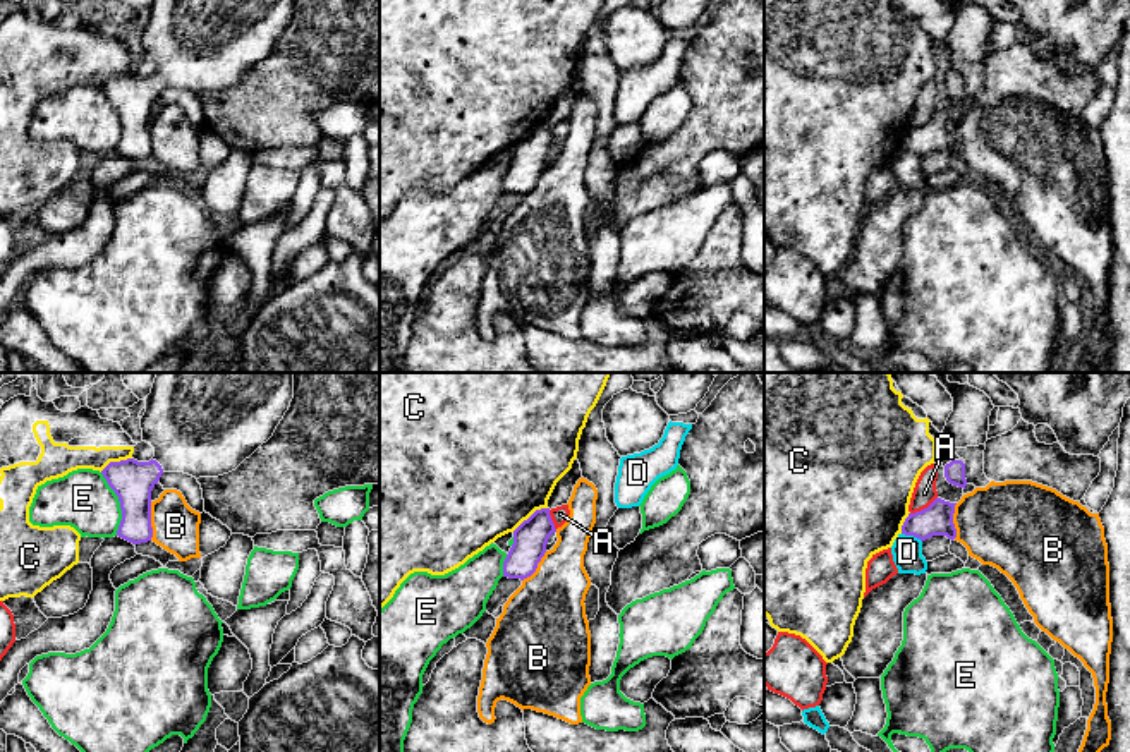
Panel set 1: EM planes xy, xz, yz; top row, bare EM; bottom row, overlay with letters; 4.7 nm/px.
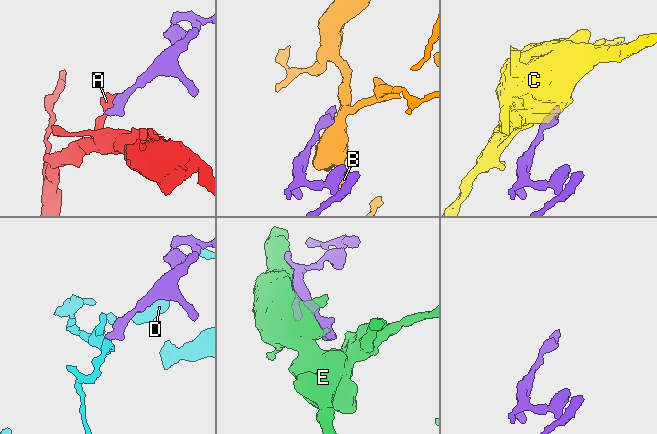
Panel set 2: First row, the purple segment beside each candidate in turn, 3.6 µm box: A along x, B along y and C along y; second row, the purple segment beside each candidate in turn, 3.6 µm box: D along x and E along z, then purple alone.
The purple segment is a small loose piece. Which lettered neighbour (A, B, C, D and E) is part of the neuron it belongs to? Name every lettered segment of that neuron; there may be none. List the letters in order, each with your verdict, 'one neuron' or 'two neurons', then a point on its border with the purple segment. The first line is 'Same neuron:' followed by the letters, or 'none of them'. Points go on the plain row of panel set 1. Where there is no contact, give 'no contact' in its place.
Same neuron: none of them
A: two neurons; contact yz (924, 124)
B: two neurons; contact xy (150, 136)
C: two neurons; contact xz (531, 131)
D: two neurons; contact yz (912, 150)
E: two neurons; contact xy (121, 119)

